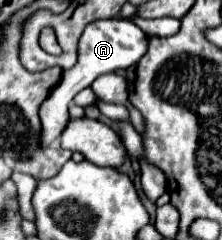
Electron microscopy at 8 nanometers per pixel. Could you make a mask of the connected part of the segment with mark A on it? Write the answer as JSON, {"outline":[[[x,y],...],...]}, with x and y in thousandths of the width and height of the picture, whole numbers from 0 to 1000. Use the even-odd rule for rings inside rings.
{"outline":[[[559,75],[405,92],[405,108],[387,108],[351,183],[351,258],[315,292],[279,300],[270,342],[243,358],[225,400],[180,442],[180,517],[189,517],[180,608],[189,617],[225,608],[279,558],[279,525],[297,525],[297,492],[315,492],[306,442],[369,367],[405,358],[459,308],[495,308],[514,292],[568,292],[604,275],[658,225],[658,208],[667,208],[667,150],[595,92]]]}

